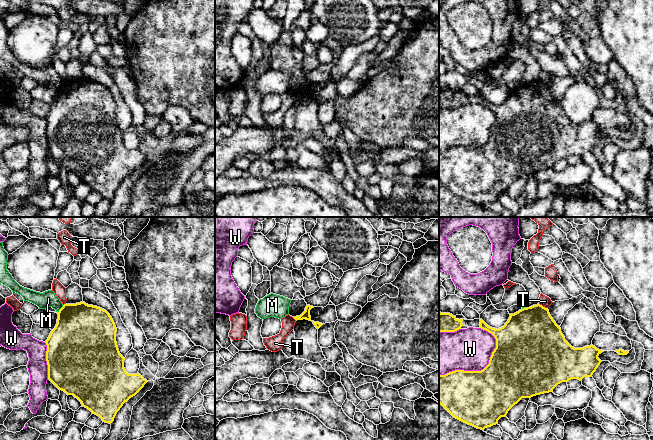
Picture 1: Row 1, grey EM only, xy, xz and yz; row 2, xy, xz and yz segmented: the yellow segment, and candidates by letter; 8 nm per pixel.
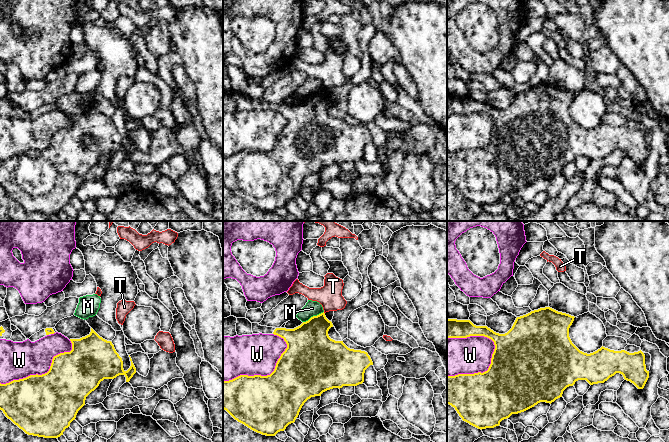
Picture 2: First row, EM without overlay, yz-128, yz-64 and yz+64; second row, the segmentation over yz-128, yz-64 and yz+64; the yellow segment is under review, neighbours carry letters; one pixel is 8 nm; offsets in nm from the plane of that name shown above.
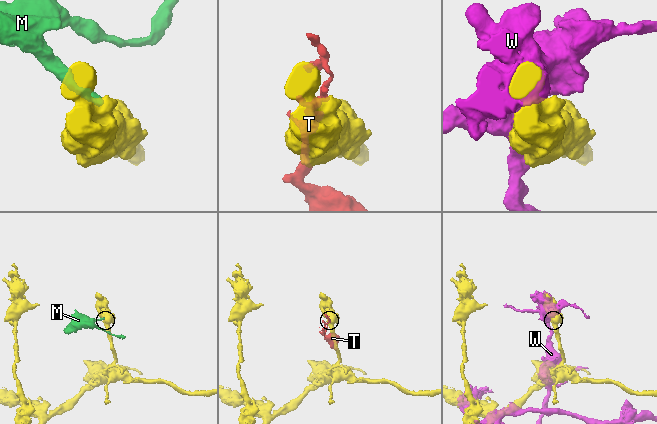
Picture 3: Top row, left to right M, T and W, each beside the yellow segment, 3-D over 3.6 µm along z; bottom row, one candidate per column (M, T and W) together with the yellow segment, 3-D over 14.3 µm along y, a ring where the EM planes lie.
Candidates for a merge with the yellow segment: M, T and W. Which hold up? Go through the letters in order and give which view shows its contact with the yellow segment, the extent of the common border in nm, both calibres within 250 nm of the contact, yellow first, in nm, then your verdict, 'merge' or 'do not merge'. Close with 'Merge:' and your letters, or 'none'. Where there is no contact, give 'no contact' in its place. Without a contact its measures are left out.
M: meets yellow in xy; contact 80 nm long; 440 nm thick on the yellow side, 130 nm on the other; do not merge
T: meets yellow in yz; contact 80 nm long; 440 nm thick on the yellow side, 90 nm on the other; do not merge
W: meets yellow in yz; contact 550 nm long; 440 nm thick on the yellow side, 340 nm on the other; do not merge
Merge: none

